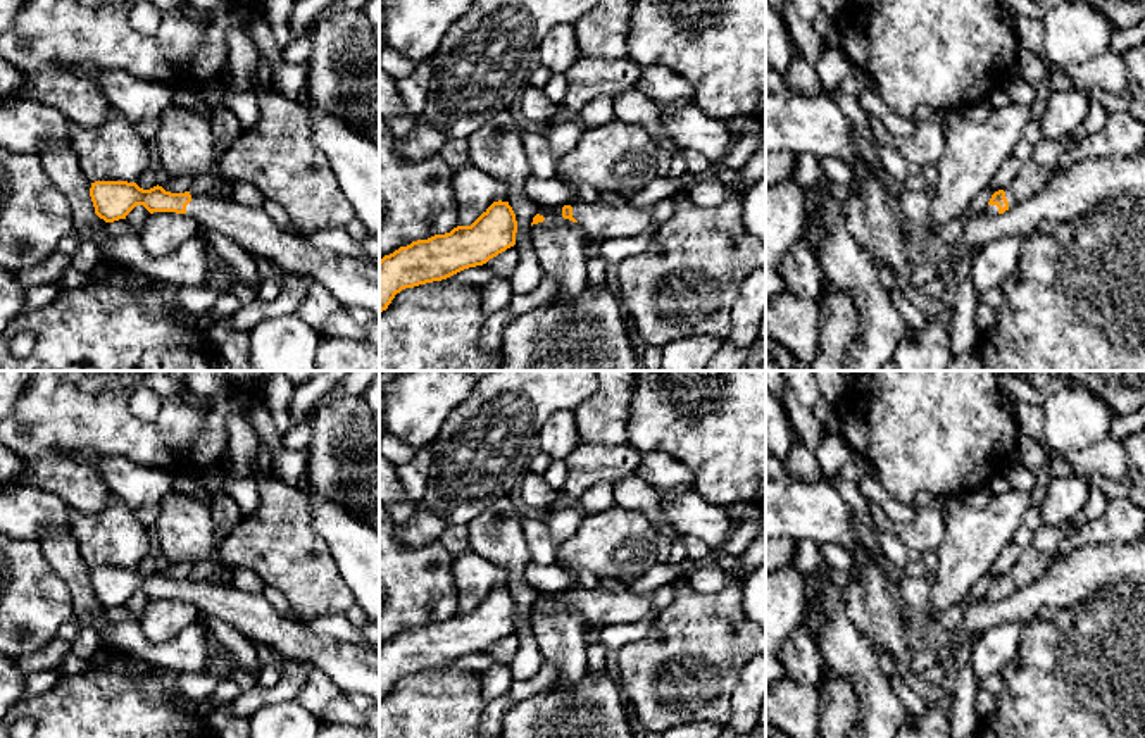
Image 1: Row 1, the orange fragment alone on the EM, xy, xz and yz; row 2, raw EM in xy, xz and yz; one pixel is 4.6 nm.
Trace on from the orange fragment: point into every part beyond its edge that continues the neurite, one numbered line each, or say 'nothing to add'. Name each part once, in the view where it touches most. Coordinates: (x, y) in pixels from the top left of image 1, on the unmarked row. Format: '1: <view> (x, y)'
1: xy (356, 671)

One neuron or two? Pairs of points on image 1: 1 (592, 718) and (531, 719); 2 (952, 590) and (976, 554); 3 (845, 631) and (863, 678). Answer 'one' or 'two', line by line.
1: one
2: one
3: one

